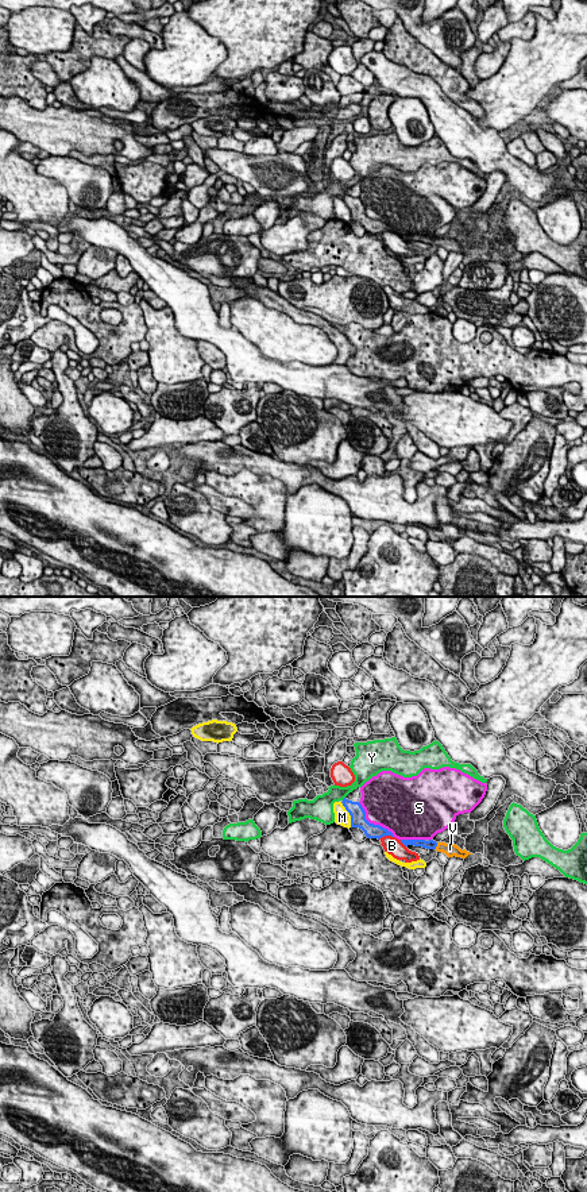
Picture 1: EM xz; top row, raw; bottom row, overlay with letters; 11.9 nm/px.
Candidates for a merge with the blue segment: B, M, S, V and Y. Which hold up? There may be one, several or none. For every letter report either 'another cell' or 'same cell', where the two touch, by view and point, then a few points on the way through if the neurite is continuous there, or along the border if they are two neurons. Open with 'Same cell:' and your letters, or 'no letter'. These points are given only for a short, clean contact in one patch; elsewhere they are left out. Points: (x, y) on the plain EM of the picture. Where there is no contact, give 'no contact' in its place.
Same cell: V
B: another cell; contact xz (385, 230)
M: another cell; contact xz (350, 209)
S: another cell; contact xz (373, 219)
V: same cell; contact xz (436, 240); way xz (431, 239), (436, 240), (450, 245)
Y: another cell; no contact

